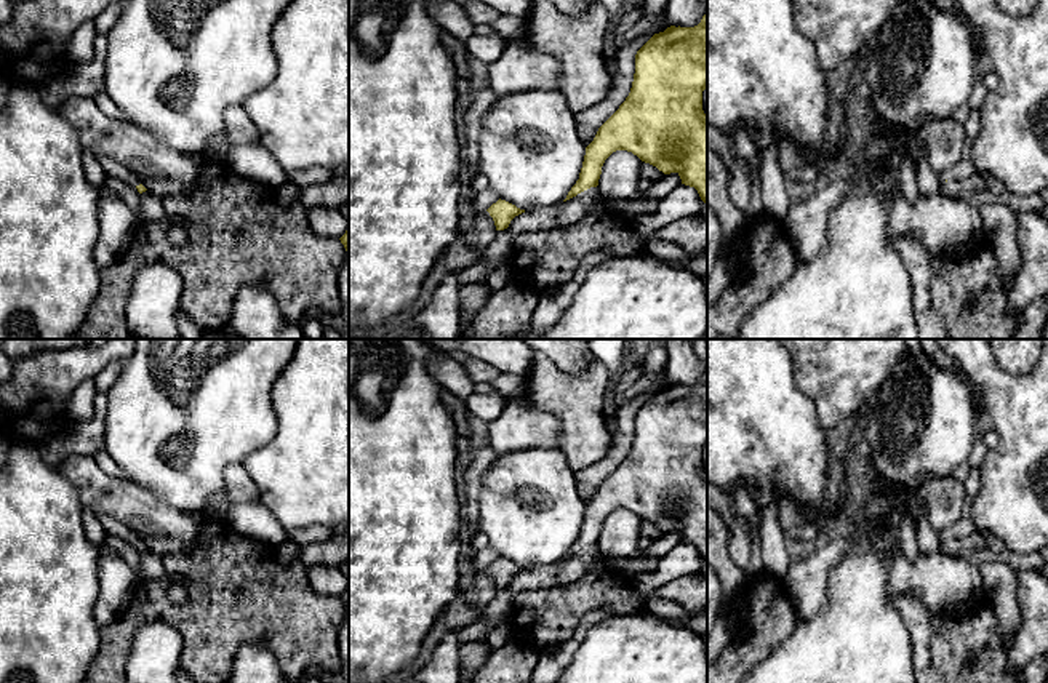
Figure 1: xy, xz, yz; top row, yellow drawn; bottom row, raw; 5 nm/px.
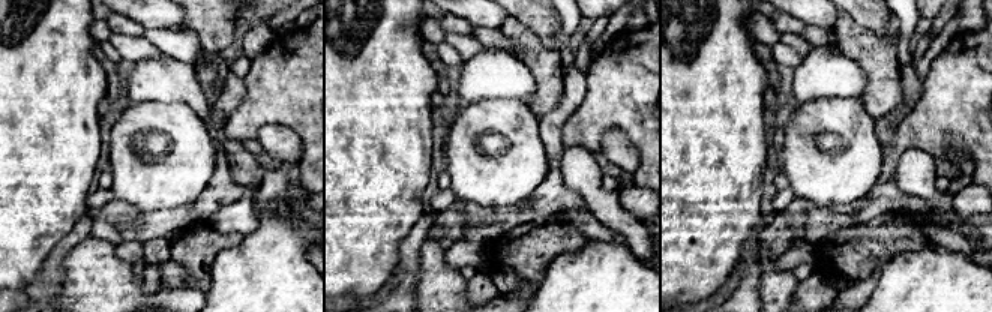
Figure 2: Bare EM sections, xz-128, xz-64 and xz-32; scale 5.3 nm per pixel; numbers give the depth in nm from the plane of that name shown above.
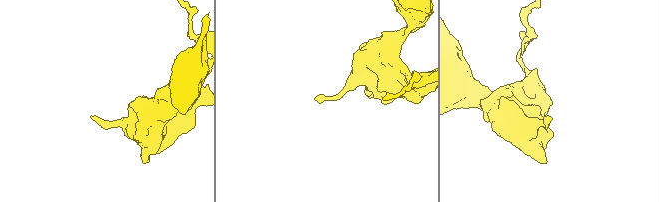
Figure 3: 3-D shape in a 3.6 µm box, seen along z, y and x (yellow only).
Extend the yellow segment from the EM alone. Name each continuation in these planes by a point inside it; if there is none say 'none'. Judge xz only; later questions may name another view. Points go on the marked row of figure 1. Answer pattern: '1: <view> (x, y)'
none

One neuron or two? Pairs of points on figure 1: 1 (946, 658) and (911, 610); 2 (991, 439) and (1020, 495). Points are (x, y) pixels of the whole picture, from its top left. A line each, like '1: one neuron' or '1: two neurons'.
1: two neurons
2: two neurons

